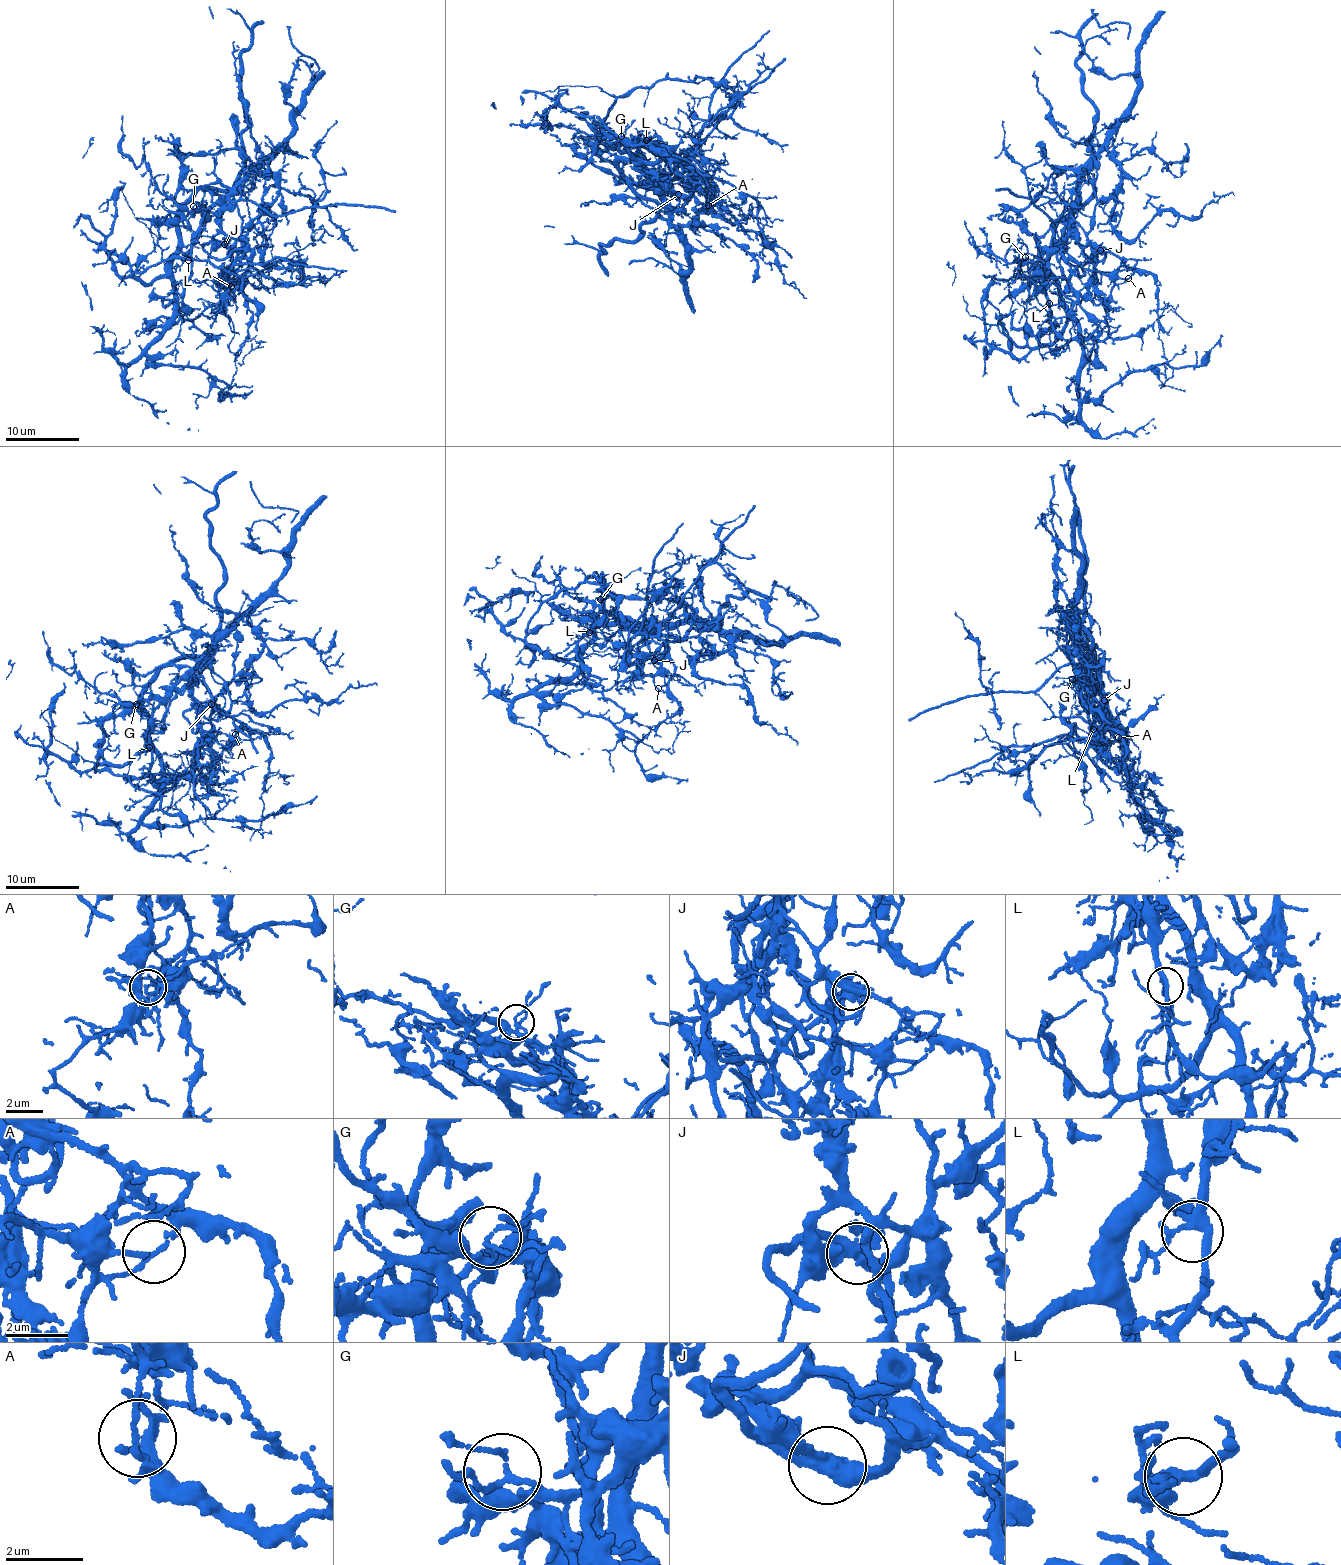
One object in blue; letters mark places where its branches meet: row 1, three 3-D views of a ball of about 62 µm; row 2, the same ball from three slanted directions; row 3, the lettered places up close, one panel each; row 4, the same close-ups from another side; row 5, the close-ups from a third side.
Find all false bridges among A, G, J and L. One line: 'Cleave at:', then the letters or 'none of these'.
Cleave at: A, J

